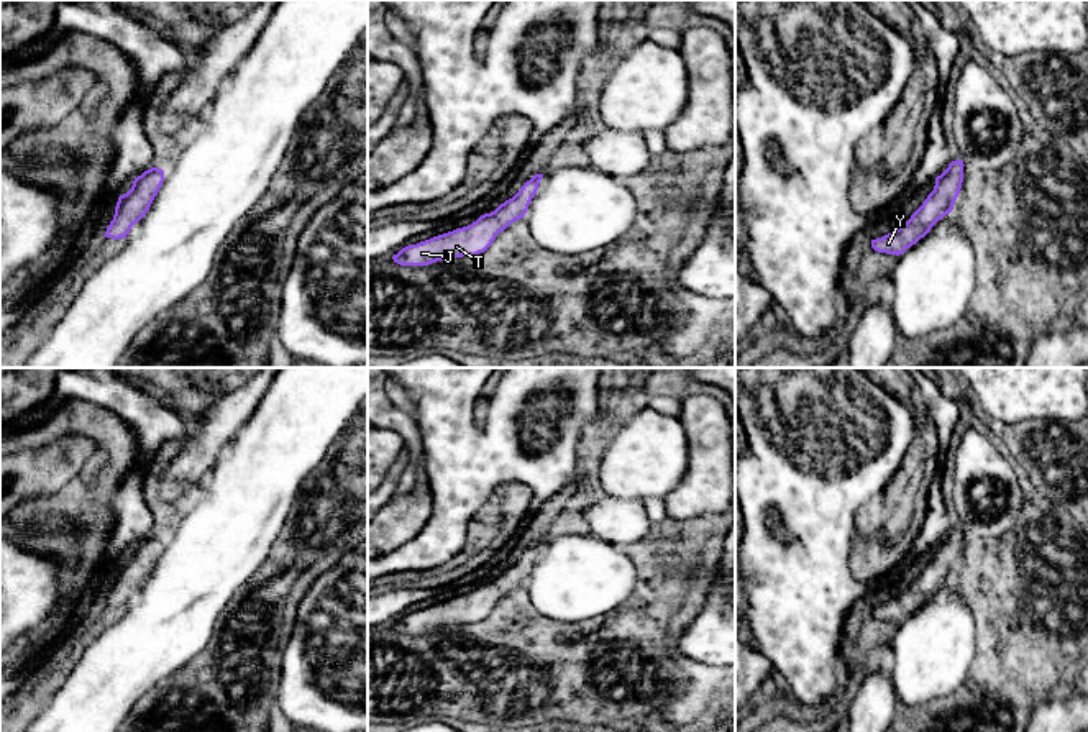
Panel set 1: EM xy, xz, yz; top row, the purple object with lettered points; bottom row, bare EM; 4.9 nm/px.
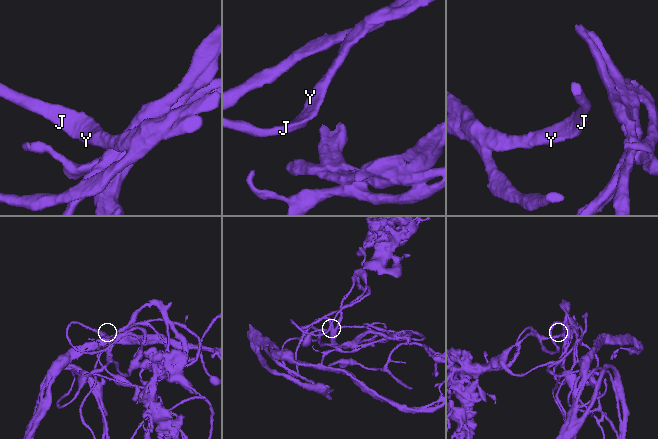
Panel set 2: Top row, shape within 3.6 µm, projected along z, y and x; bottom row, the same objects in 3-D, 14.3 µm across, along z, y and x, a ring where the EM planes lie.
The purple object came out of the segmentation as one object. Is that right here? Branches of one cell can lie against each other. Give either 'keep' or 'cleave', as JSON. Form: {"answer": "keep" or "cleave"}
{"answer": "keep"}

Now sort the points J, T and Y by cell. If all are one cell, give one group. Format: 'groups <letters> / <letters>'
groups J T Y

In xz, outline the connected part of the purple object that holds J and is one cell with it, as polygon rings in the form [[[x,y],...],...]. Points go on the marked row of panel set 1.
[[[535,174],[509,200],[494,212],[481,215],[468,226],[433,236],[417,245],[409,245],[392,256],[400,266],[428,266],[437,261],[484,253],[496,236],[515,220],[523,218],[538,190],[543,174]]]

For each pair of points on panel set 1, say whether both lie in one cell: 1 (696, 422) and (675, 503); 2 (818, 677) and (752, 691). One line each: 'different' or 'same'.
1: same
2: different

